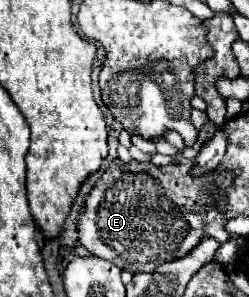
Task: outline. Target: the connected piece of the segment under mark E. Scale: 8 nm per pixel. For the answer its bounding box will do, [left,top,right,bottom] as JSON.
[78,160,232,274]

